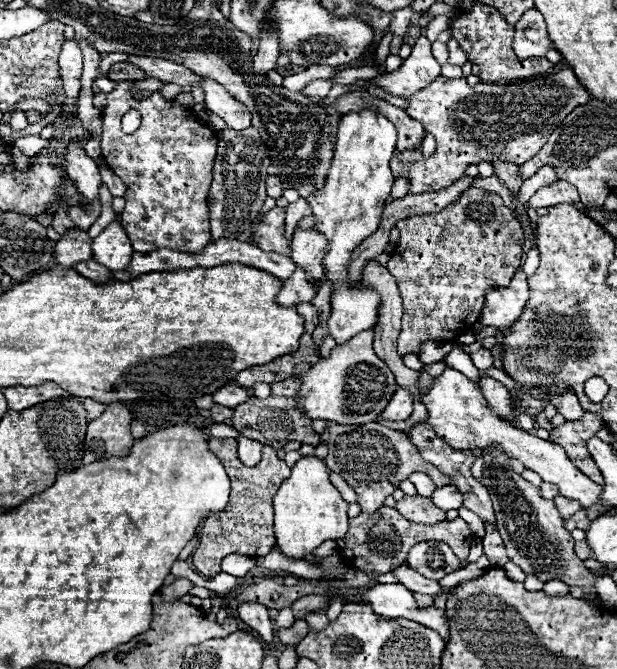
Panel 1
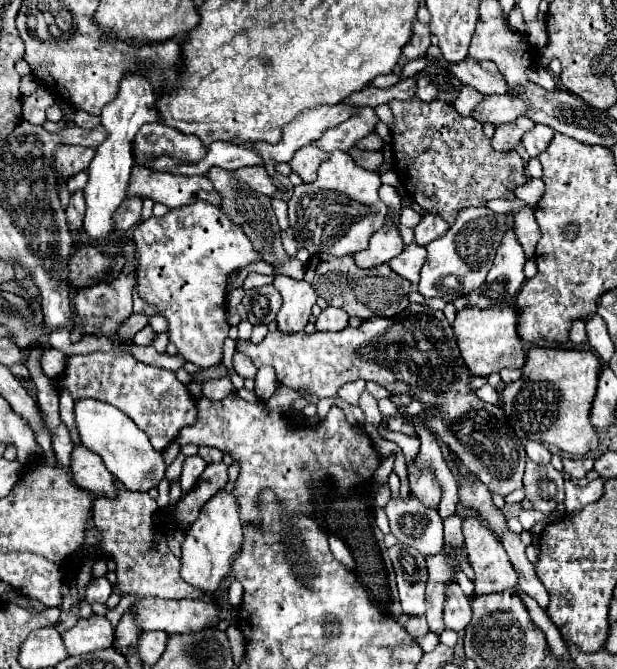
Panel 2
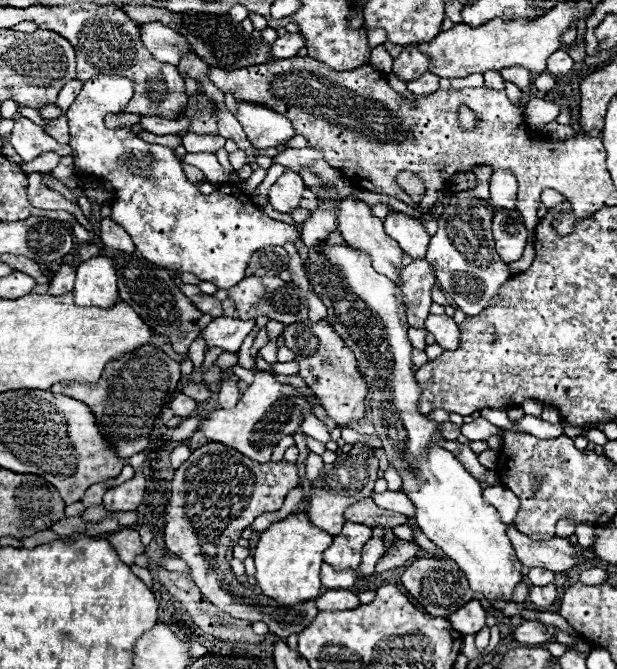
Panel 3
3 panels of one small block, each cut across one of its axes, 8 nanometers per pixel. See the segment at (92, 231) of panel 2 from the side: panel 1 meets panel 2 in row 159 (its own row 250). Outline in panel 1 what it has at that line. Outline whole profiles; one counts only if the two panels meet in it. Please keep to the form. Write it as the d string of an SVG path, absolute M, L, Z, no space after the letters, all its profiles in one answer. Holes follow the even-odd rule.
M114 220L100 236L92 242L94 258L108 270L124 270L132 256L132 246L122 224Z

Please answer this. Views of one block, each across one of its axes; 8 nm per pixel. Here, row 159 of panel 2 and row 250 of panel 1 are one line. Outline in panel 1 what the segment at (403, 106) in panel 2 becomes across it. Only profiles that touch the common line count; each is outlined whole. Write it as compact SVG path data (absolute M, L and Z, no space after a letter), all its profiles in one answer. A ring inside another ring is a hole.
M470 188L460 194L456 202L446 206L436 214L422 214L398 220L396 228L400 230L398 246L394 248L386 268L398 282L398 290L404 304L402 328L396 340L398 354L420 354L420 346L426 340L456 340L458 336L470 332L474 322L480 318L482 304L486 294L496 288L510 284L512 276L522 264L522 246L524 234L516 214L504 206L502 198L496 192L486 192L480 188Z

